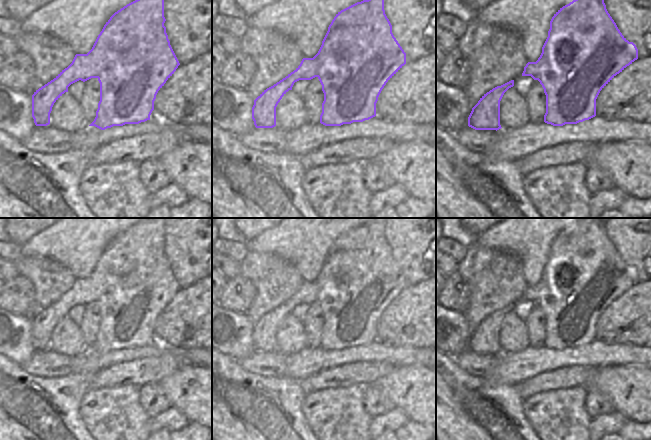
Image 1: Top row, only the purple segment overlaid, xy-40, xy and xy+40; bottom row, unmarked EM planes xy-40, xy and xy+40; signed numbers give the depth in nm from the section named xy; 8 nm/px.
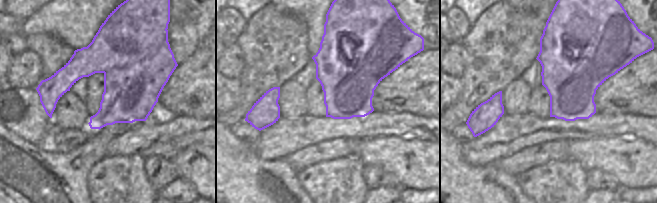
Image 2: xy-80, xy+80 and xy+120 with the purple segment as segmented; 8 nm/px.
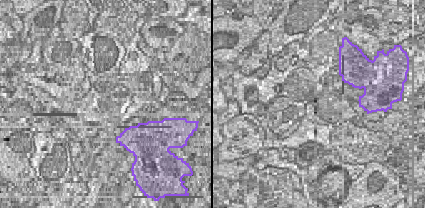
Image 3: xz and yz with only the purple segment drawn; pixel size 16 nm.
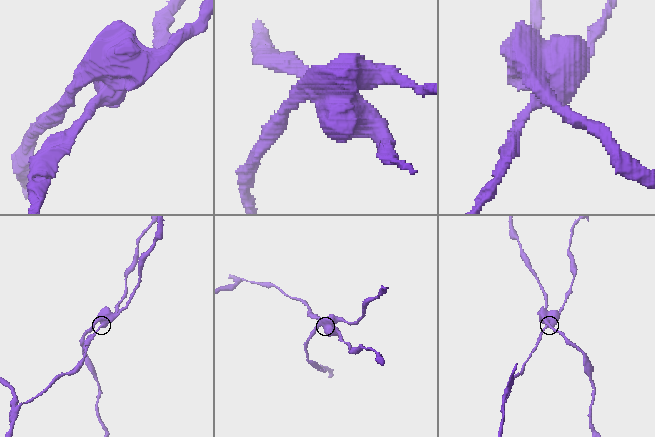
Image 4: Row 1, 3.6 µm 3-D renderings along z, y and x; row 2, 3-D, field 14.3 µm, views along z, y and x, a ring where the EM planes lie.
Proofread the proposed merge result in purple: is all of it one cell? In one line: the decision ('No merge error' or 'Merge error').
Merge error.

